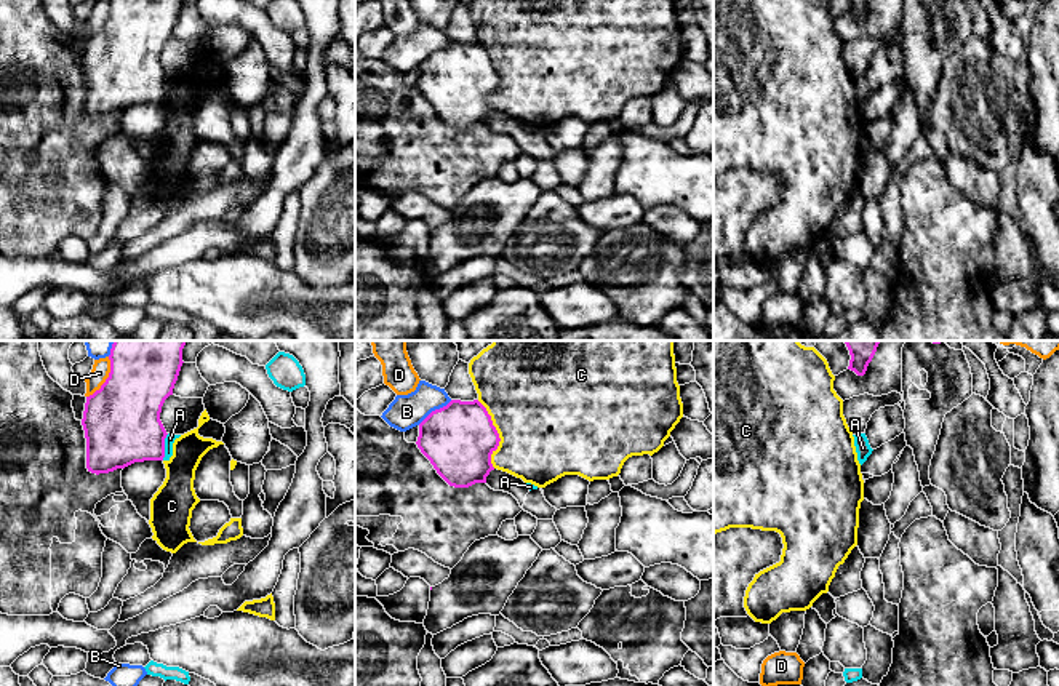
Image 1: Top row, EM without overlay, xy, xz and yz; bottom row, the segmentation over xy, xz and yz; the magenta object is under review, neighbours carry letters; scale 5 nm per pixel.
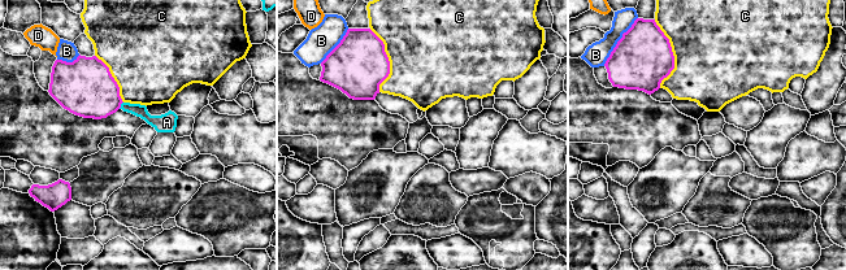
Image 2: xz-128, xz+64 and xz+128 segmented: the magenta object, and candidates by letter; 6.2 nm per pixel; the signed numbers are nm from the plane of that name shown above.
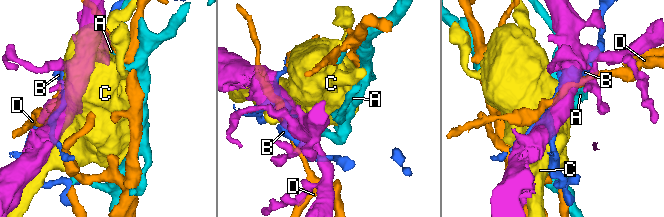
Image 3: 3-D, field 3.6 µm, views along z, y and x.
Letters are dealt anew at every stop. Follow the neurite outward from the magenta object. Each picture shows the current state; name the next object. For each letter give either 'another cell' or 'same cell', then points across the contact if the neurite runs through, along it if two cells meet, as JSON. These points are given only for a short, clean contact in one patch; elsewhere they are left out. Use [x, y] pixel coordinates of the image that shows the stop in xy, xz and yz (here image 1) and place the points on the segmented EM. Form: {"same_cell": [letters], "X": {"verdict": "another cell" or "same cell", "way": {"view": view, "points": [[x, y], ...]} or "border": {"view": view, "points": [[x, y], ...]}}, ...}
{"same_cell": [], "A": {"verdict": "another cell", "border": {"view": "xy", "points": [[168, 434], [162, 459]]}}, "B": {"verdict": "another cell"}, "C": {"verdict": "another cell"}, "D": {"verdict": "another cell"}}

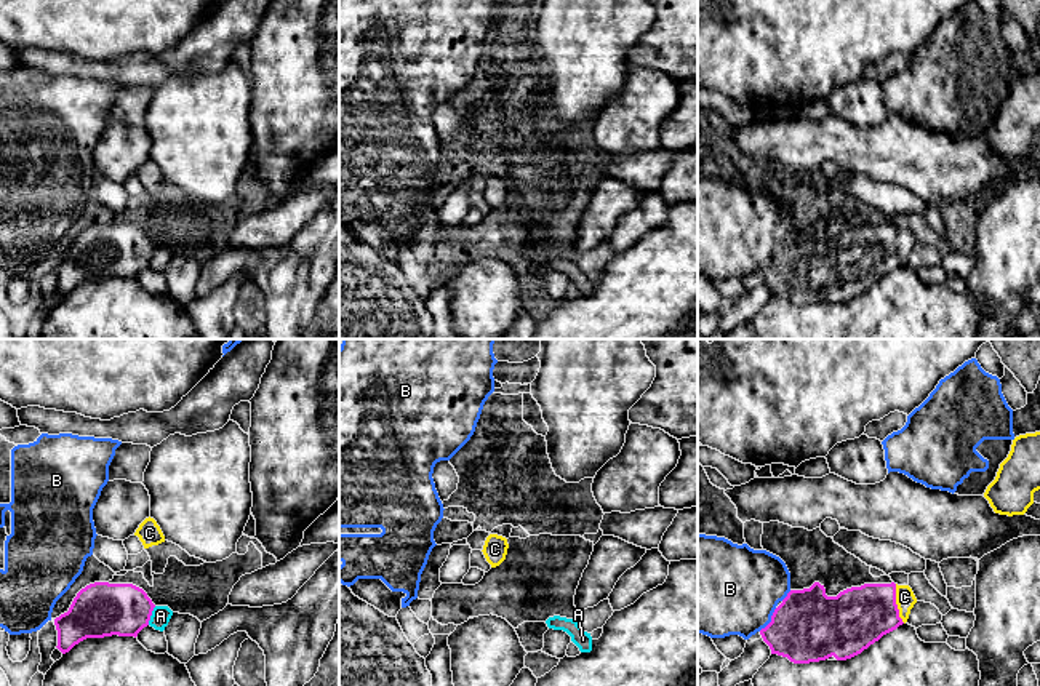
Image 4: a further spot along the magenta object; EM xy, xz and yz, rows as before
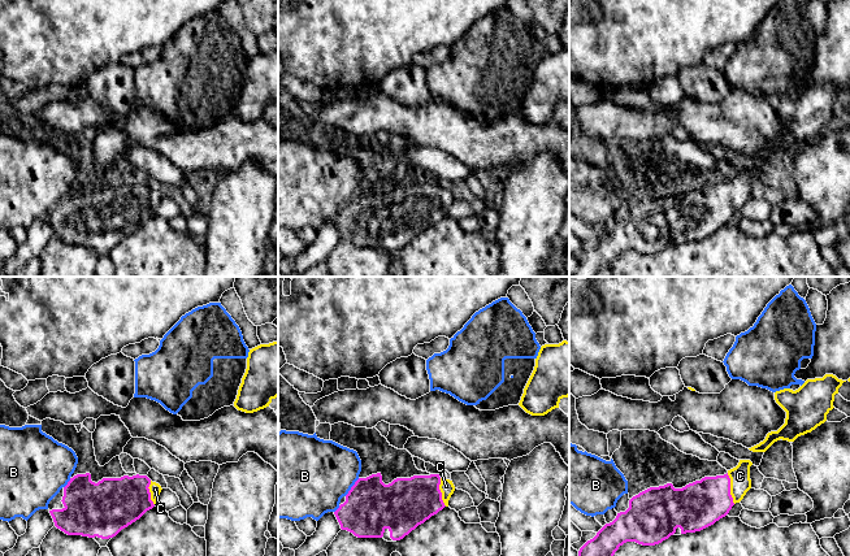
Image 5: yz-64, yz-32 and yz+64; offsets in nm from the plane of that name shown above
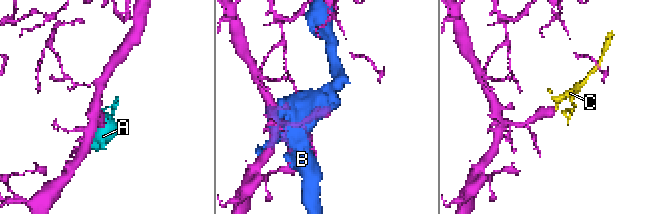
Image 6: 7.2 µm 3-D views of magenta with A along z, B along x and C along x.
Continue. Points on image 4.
{"same_cell": ["C"], "A": {"verdict": "another cell"}, "B": {"verdict": "another cell"}, "C": {"verdict": "same cell", "way": {"view": "yz", "points": [[856, 618], [895, 603], [904, 597]]}}}

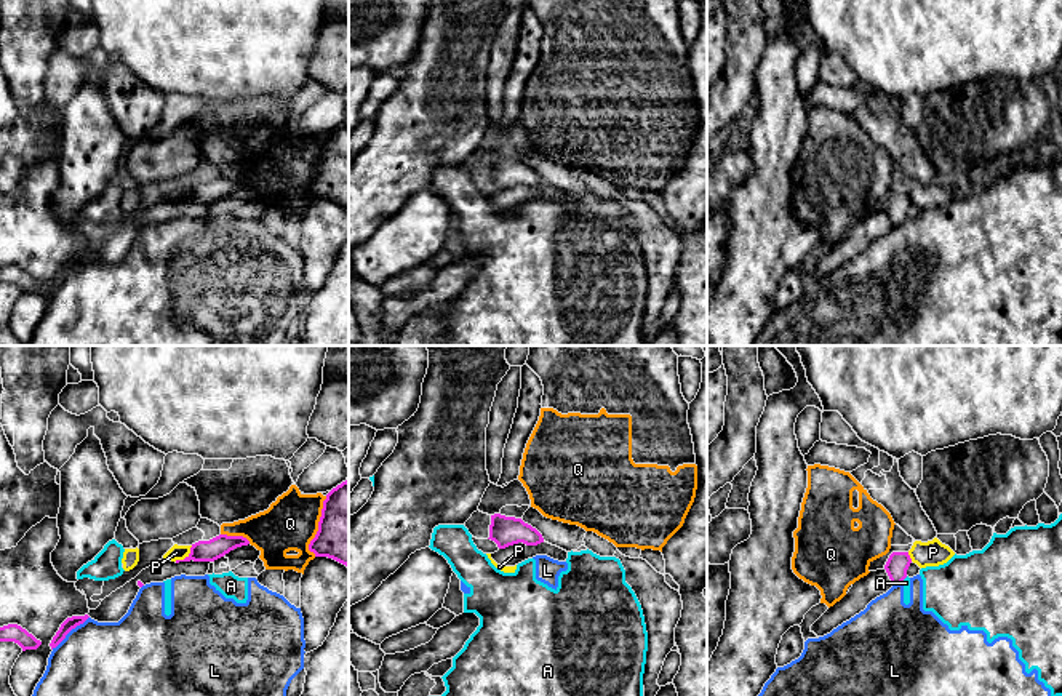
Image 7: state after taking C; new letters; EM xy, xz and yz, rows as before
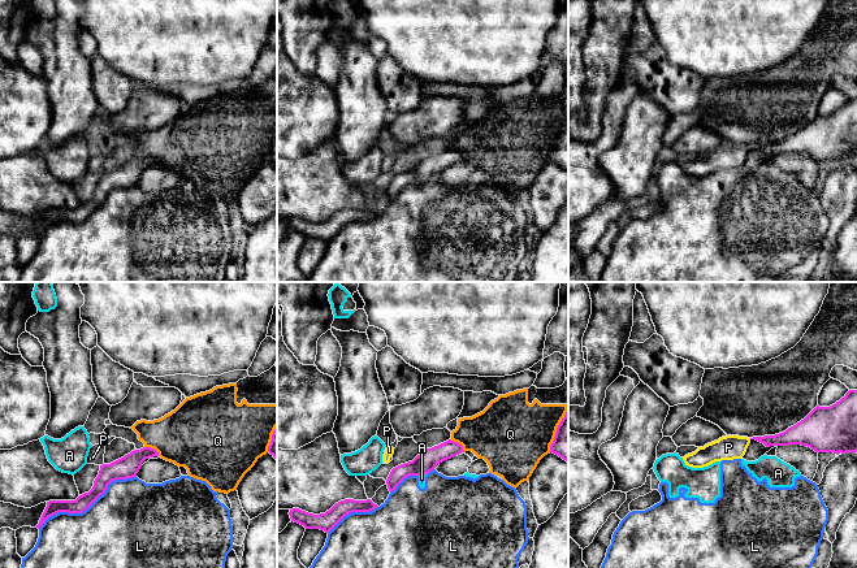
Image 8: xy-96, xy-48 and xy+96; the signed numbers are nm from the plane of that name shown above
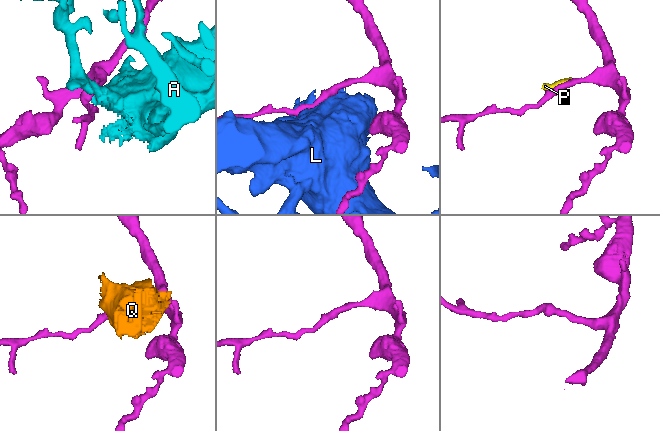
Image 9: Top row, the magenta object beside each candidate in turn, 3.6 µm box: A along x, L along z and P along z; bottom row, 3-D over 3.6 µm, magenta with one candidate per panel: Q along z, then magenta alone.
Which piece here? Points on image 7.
{"same_cell": [], "A": {"verdict": "another cell"}, "L": {"verdict": "another cell"}, "P": {"verdict": "another cell", "border": {"view": "xy", "points": [[192, 546], [183, 559], [175, 560]]}}, "Q": {"verdict": "another cell"}}

